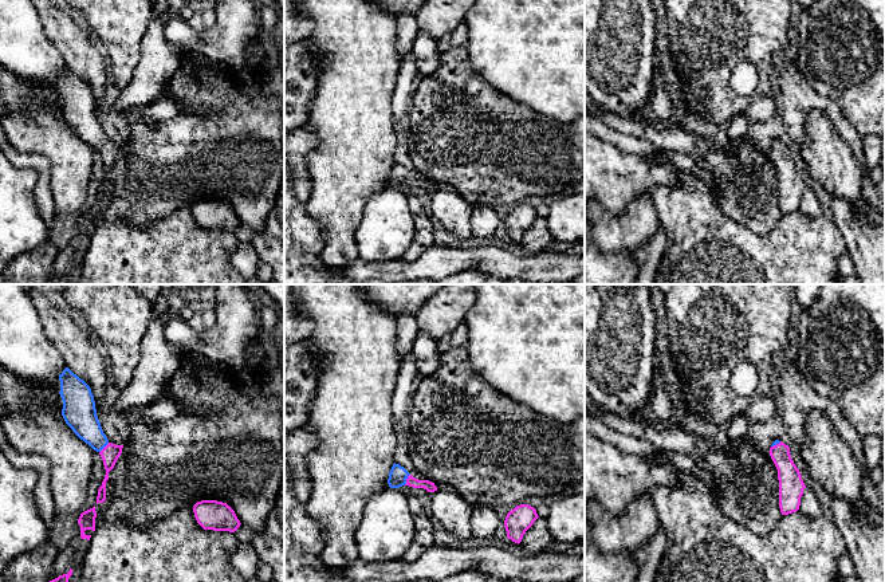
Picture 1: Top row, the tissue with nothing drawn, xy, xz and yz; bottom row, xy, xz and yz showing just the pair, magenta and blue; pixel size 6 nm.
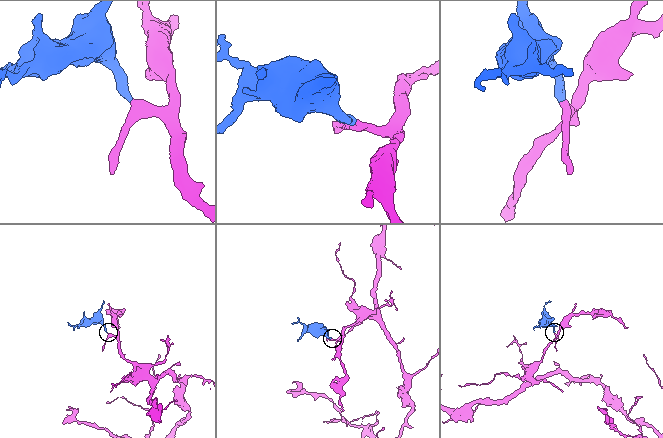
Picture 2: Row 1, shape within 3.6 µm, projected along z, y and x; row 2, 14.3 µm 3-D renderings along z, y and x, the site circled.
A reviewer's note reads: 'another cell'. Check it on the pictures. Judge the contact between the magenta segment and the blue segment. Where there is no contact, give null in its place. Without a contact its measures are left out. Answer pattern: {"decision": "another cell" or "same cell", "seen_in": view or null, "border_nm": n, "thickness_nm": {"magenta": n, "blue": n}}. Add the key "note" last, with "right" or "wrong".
{"decision": "same cell", "seen_in": "xz", "border_nm": 80, "thickness_nm": {"magenta": 60, "blue": 110}, "note": "wrong"}

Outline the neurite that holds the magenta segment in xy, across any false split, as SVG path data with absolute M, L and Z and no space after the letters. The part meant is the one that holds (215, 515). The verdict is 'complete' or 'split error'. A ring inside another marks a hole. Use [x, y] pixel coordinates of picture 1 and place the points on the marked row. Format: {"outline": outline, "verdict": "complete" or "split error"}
{"outline": "M201 500L193 506L197 523L204 530L235 532L240 527L235 511L223 502Z", "verdict": "complete"}

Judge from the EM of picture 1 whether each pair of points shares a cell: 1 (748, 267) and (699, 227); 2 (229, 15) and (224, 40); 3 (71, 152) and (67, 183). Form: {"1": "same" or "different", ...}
{"1": "same", "2": "same", "3": "same"}

